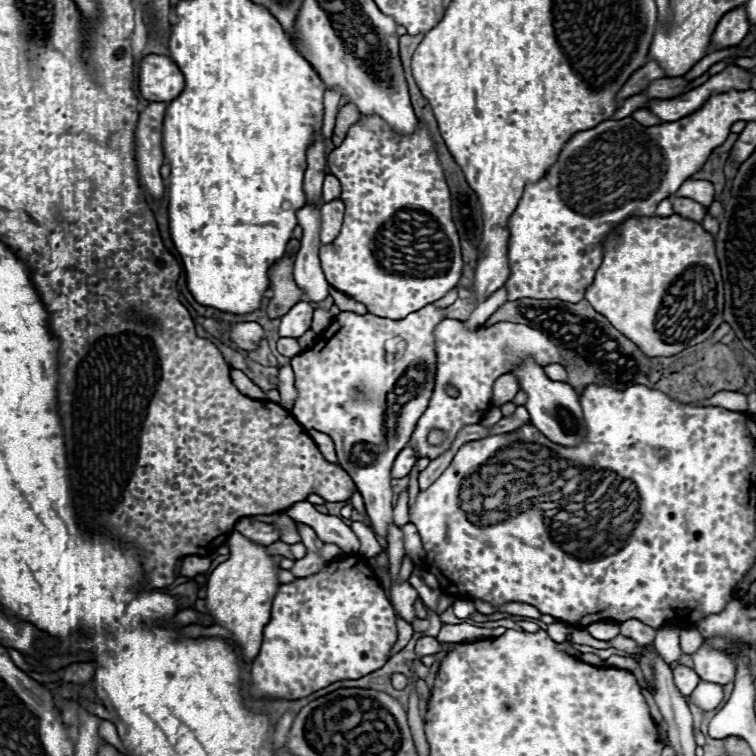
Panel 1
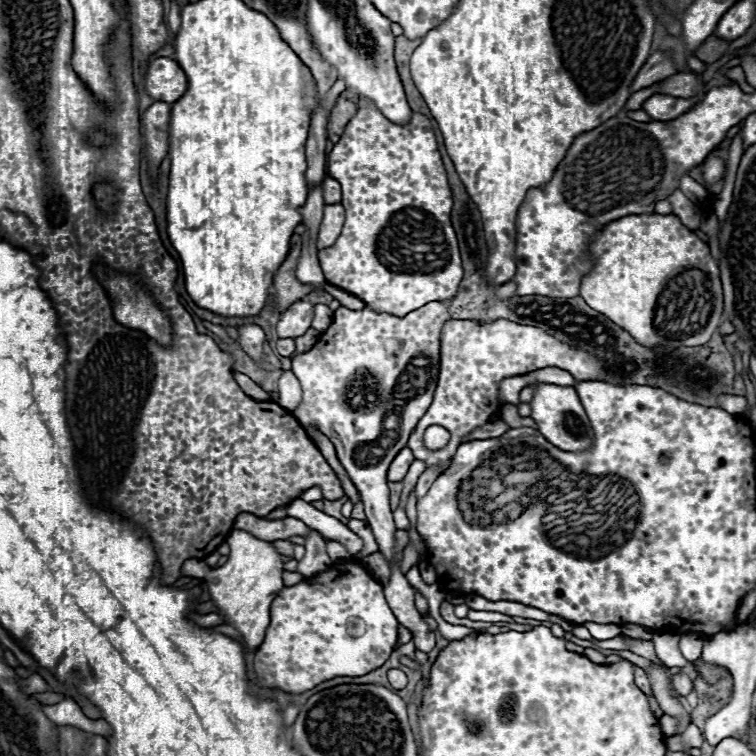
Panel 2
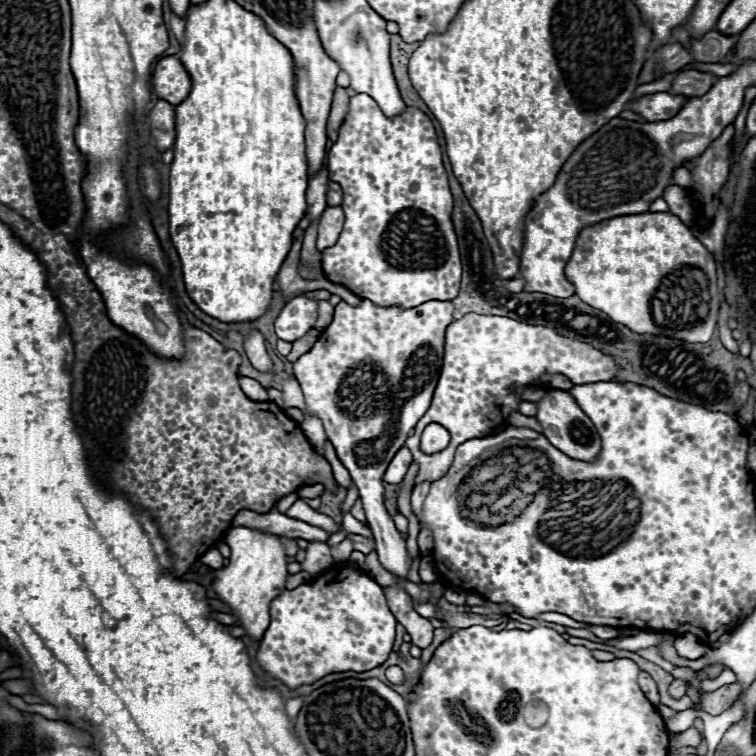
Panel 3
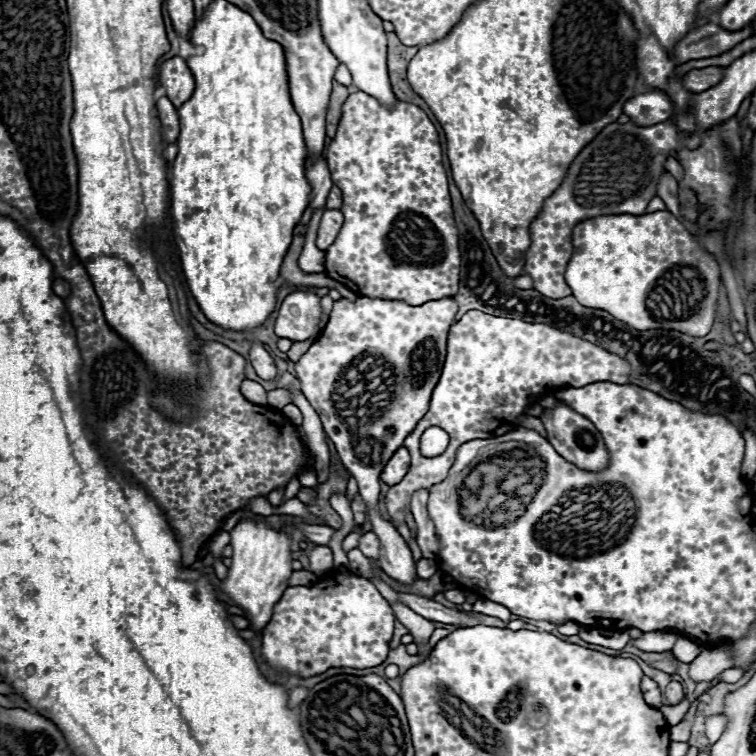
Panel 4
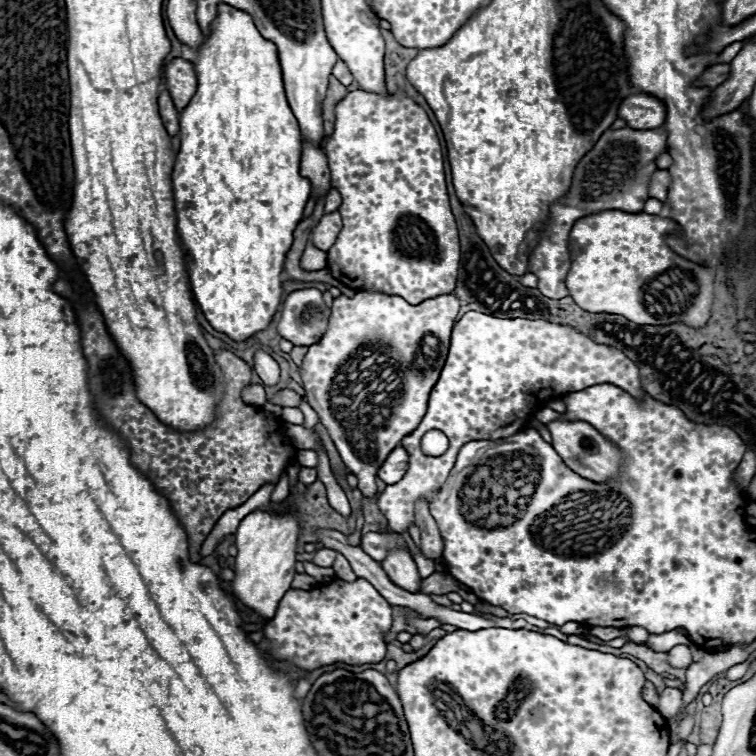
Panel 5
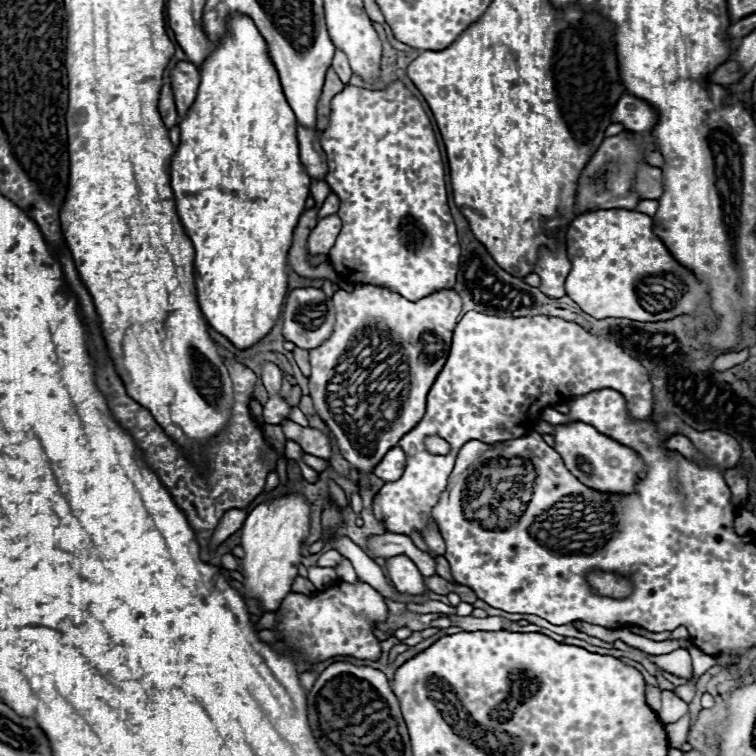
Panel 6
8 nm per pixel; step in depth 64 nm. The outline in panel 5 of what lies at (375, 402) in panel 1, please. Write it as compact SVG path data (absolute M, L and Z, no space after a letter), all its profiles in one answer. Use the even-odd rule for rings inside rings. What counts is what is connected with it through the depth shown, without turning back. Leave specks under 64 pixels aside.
M358 292L354 298L334 298L328 330L318 340L318 416L336 444L342 462L356 474L358 490L366 498L376 496L376 474L382 462L426 414L430 390L446 362L450 330L458 310L460 302L454 294L436 296L416 306L398 296L370 292ZM406 548L390 550L380 564L382 564L384 572L388 574L388 578L396 586L400 586L400 588L404 588L408 592L418 592L422 578L420 578L420 574L416 570L414 558L410 556L410 552Z

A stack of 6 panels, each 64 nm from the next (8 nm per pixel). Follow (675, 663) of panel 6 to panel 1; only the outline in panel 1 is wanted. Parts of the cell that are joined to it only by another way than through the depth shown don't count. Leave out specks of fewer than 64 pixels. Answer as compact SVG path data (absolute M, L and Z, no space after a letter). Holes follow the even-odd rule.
M694 626L682 628L680 630L680 648L686 654L694 654L694 650L698 650L698 646L702 644L702 636Z

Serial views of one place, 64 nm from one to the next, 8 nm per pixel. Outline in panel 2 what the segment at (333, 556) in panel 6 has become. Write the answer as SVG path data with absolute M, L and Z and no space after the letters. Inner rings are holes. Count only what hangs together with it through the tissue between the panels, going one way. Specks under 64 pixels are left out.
M310 530L304 538L306 538L306 544L304 544L306 554L302 560L298 560L296 572L310 578L322 570L328 570L332 560L326 554L326 540L316 530Z

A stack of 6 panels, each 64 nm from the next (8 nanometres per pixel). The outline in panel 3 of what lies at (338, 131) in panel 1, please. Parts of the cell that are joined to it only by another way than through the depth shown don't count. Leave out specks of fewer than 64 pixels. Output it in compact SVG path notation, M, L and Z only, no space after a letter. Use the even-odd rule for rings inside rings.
M336 88L334 100L332 100L332 110L328 118L328 138L334 142L338 138L338 130L348 114L348 94L344 88Z

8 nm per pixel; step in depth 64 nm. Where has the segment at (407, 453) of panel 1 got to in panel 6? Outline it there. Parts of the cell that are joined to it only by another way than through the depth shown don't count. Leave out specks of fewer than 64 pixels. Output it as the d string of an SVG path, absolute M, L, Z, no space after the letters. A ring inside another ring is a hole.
M394 446L386 458L382 458L382 462L374 468L374 474L378 478L382 478L384 482L394 482L402 476L402 470L406 466L406 454L402 452L402 448Z

